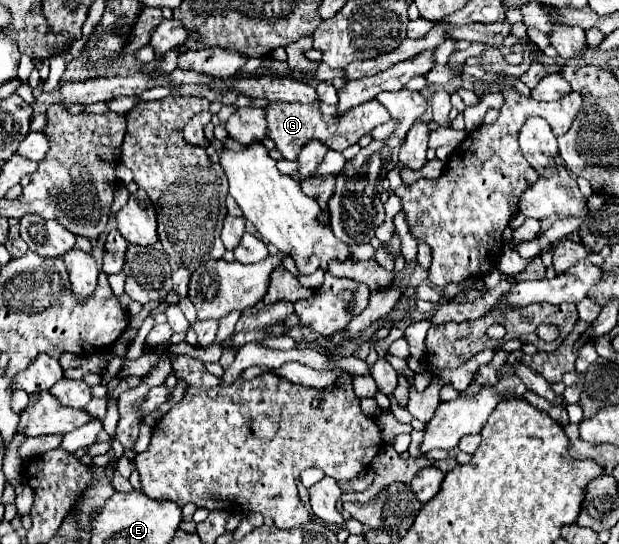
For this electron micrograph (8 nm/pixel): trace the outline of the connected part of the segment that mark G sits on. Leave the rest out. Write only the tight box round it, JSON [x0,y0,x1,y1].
[267,100,389,160]

